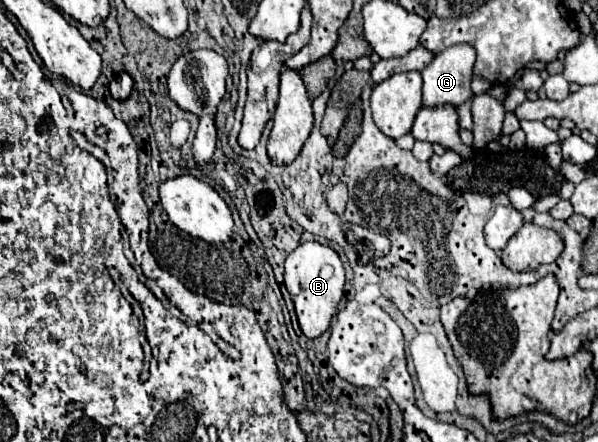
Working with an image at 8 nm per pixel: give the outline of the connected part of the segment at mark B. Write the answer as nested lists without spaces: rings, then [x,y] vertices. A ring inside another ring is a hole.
[[[316,241],[312,243],[300,243],[288,257],[286,257],[286,269],[284,269],[284,285],[292,297],[298,323],[302,333],[308,339],[320,337],[328,325],[330,319],[336,313],[338,301],[342,299],[344,289],[344,267],[338,257],[338,253],[332,247],[320,245]]]

